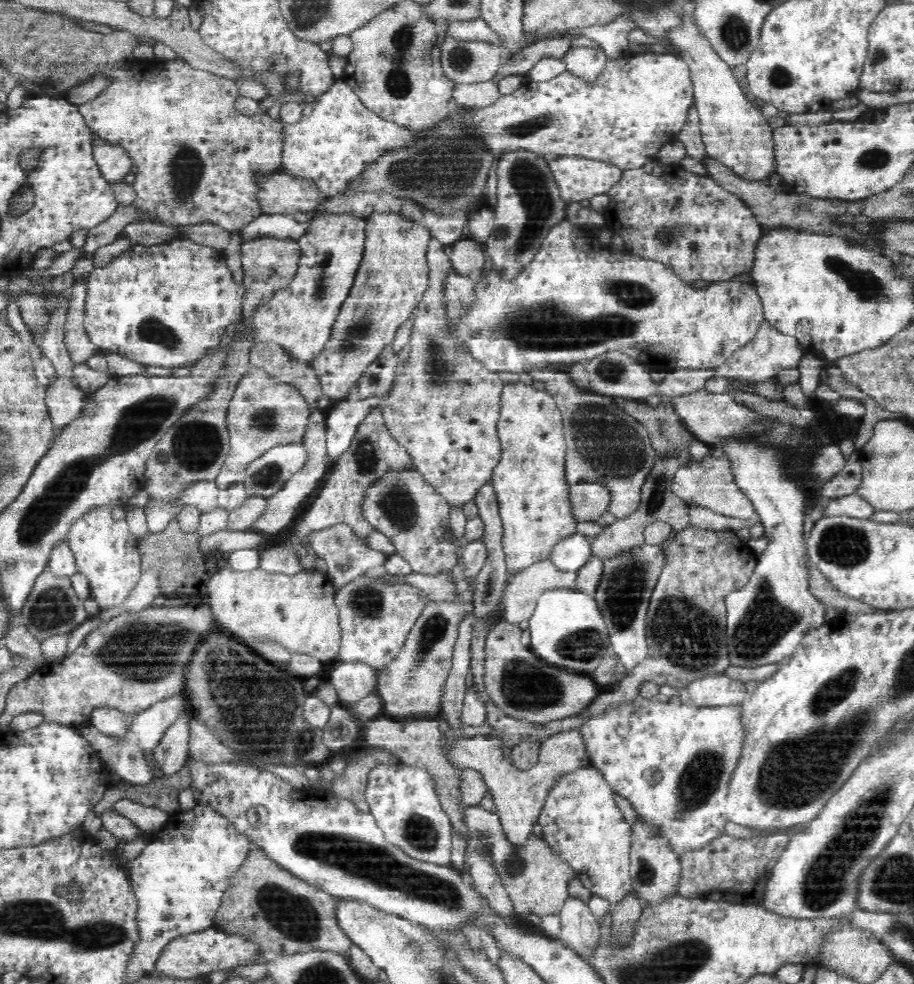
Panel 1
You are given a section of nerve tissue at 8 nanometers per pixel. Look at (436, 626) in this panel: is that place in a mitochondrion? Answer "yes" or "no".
yes

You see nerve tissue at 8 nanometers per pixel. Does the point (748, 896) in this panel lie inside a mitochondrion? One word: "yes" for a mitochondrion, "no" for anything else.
no

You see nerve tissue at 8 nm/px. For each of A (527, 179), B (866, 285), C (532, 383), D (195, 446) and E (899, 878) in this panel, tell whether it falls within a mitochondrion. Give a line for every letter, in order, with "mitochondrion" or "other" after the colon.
A: mitochondrion
B: mitochondrion
C: other
D: mitochondrion
E: mitochondrion

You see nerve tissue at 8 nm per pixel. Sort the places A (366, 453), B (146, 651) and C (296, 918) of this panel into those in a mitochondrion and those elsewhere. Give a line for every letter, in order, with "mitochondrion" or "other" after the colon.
A: mitochondrion
B: mitochondrion
C: mitochondrion

